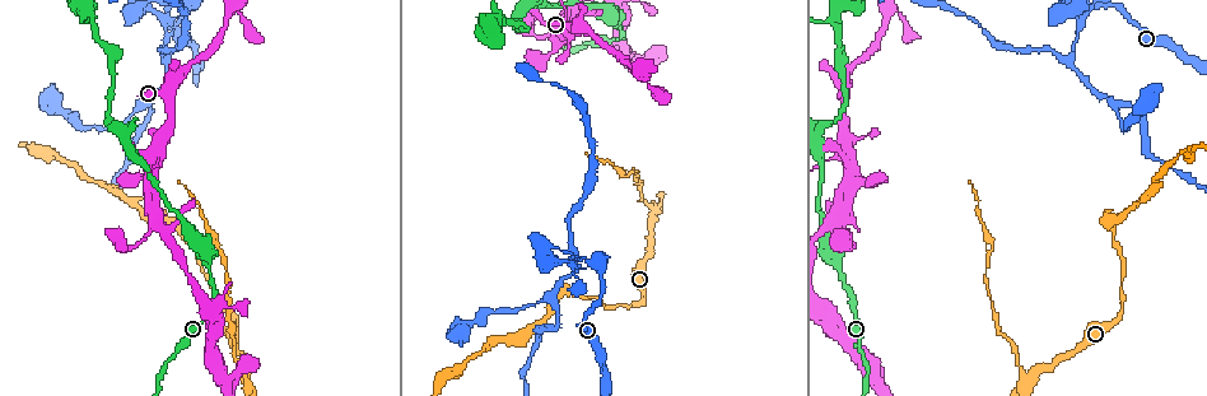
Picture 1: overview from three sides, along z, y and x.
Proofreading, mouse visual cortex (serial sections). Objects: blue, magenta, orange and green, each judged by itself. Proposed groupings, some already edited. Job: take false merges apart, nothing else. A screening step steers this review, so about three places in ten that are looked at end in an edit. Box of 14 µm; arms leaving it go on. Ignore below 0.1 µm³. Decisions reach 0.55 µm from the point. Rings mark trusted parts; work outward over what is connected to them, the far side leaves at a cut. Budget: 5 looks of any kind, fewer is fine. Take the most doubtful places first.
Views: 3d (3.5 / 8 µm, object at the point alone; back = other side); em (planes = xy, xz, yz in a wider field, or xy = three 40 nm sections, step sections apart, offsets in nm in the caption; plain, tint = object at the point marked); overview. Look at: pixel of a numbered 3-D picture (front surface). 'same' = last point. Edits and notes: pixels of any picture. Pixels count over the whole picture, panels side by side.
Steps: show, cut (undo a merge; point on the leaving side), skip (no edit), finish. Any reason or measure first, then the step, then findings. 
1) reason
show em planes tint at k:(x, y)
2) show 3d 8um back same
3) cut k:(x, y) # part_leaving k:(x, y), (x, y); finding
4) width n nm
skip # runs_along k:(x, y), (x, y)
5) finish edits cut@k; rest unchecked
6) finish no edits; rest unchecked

sharp bend
show 3d 3.5um at 1:(544, 248)

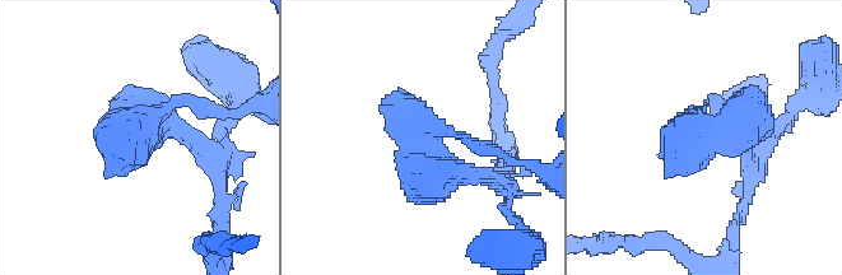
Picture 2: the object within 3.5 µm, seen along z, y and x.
show em xy step 1 tint at 2:(139, 135)

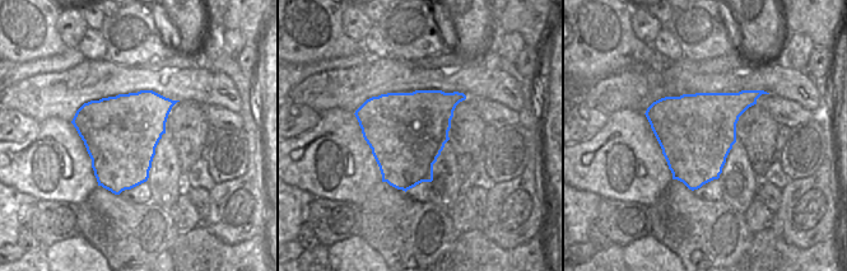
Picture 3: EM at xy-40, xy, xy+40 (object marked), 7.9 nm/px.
cut 2:(441, 180) # part_leaving 2:(422, 152), (435, 171), (505, 181); a second cell is stuck on

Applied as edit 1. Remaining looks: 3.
sharp bend
show 3d 8um at 1:(834, 21)

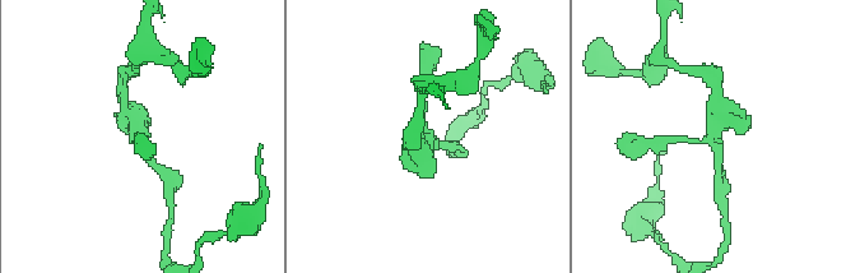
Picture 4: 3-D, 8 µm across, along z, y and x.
arms 3; arm_widths 150, 200, 700 nm
show em xy step 3 tint at 4:(431, 143)

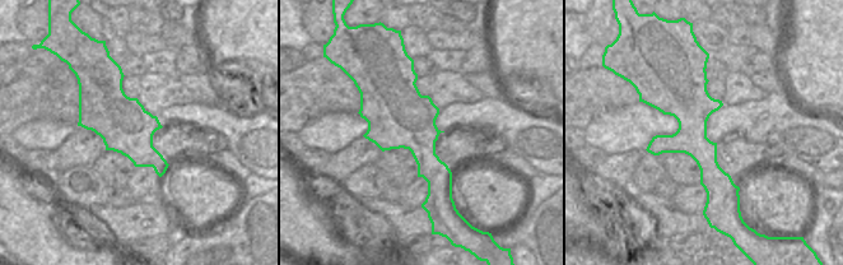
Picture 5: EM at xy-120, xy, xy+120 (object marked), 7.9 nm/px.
skip # runs_along 4:(161, 171), (148, 158), (136, 118); continuous, no second cell

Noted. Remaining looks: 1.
finish edits cut@2; rest unchecked

